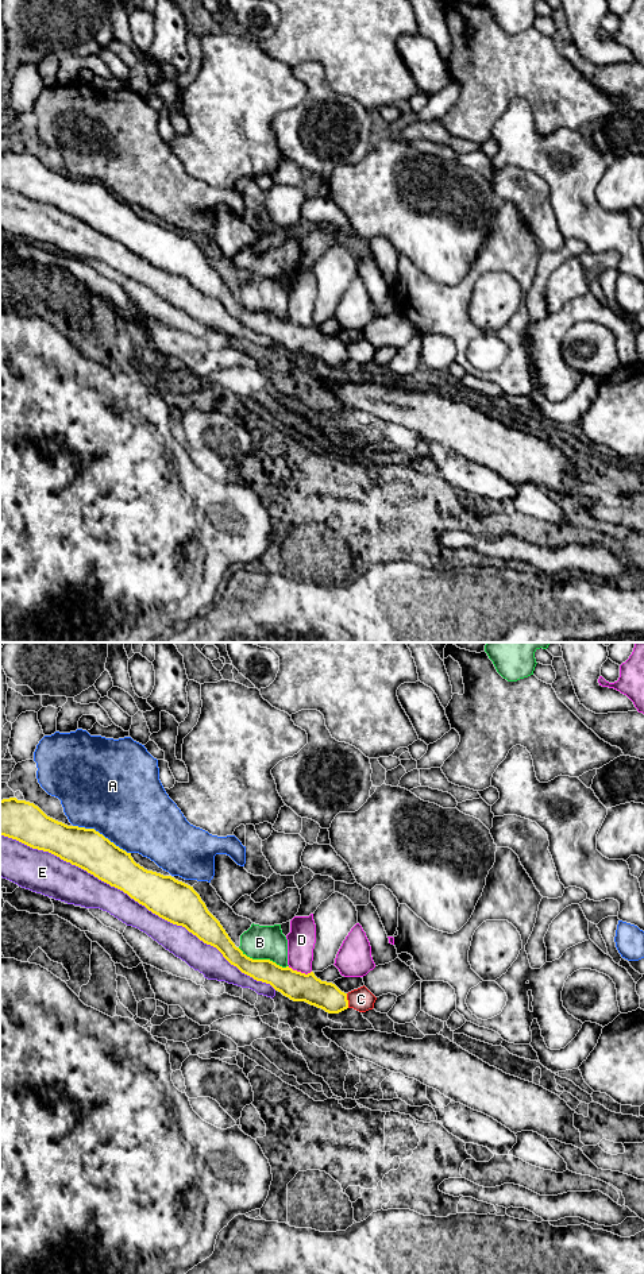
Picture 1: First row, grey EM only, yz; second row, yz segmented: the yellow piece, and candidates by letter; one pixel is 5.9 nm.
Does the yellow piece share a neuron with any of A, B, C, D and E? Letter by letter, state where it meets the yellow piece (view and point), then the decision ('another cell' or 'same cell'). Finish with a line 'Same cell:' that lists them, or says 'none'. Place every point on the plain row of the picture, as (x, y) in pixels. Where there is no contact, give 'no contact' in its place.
A: contact yz (101, 186); another cell
B: contact yz (263, 312); another cell
C: contact yz (347, 352); another cell
D: contact yz (300, 324); another cell
E: contact yz (138, 254); another cell
Same cell: none

